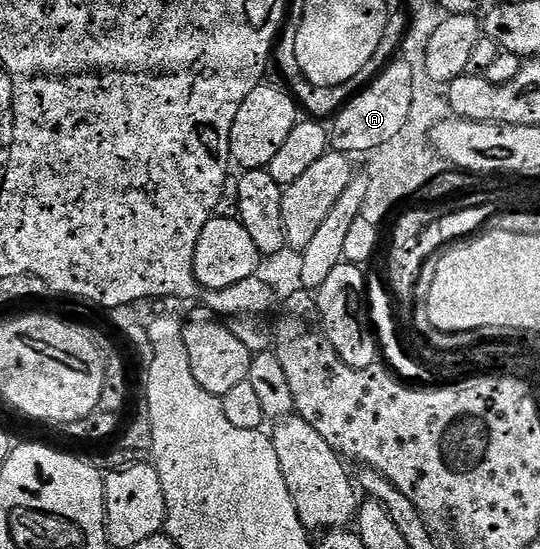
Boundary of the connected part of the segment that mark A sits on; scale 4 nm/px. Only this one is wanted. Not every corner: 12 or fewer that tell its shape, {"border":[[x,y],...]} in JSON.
{"border":[[389,63],[330,124],[331,147],[369,154],[410,114],[412,69]]}

